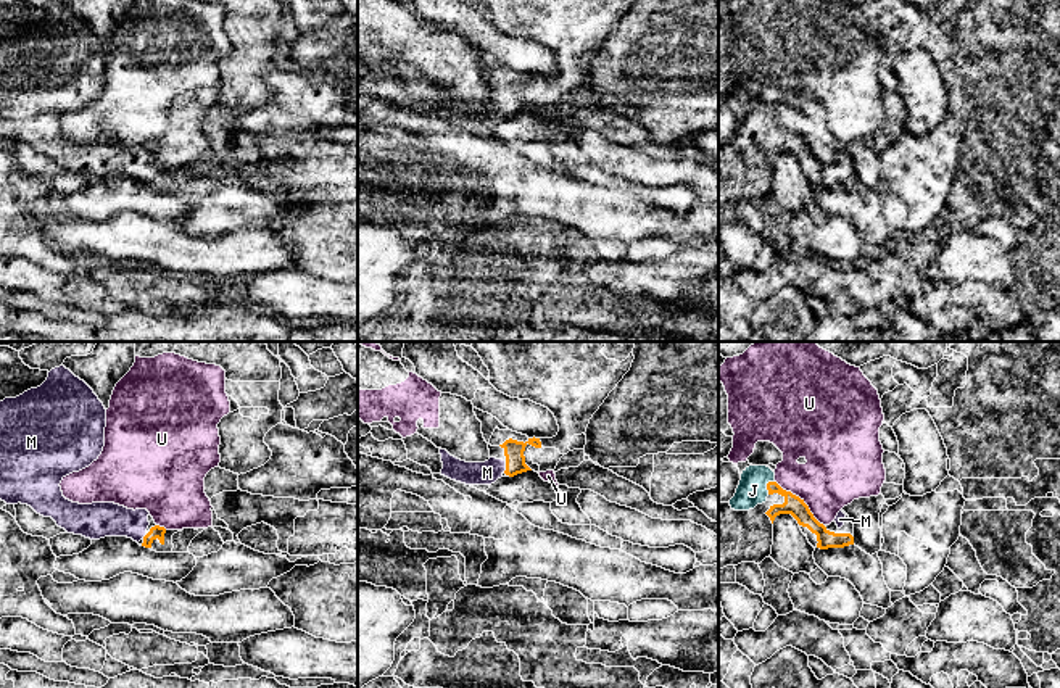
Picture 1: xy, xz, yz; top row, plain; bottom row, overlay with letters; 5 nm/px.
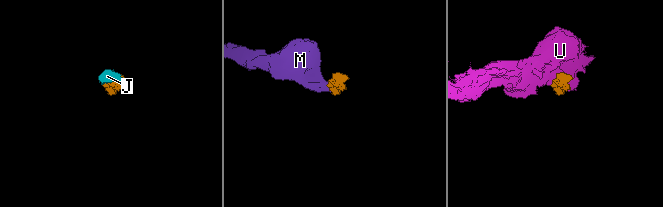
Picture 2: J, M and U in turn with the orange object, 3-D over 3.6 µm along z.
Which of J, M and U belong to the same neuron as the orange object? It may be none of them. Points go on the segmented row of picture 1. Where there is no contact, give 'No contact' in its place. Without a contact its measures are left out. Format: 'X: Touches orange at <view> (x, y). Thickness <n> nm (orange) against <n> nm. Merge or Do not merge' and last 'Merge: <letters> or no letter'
J: Touches orange at yz (767, 485). Thickness 100 nm (orange) against 140 nm. Merge
M: Touches orange at xz (506, 466). Thickness 100 nm (orange) against 120 nm. Merge
U: Touches orange at yz (801, 500). Thickness 100 nm (orange) against 340 nm. Do not merge
Merge: J, M

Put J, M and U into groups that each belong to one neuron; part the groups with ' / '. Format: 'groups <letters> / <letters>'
groups J M / U

